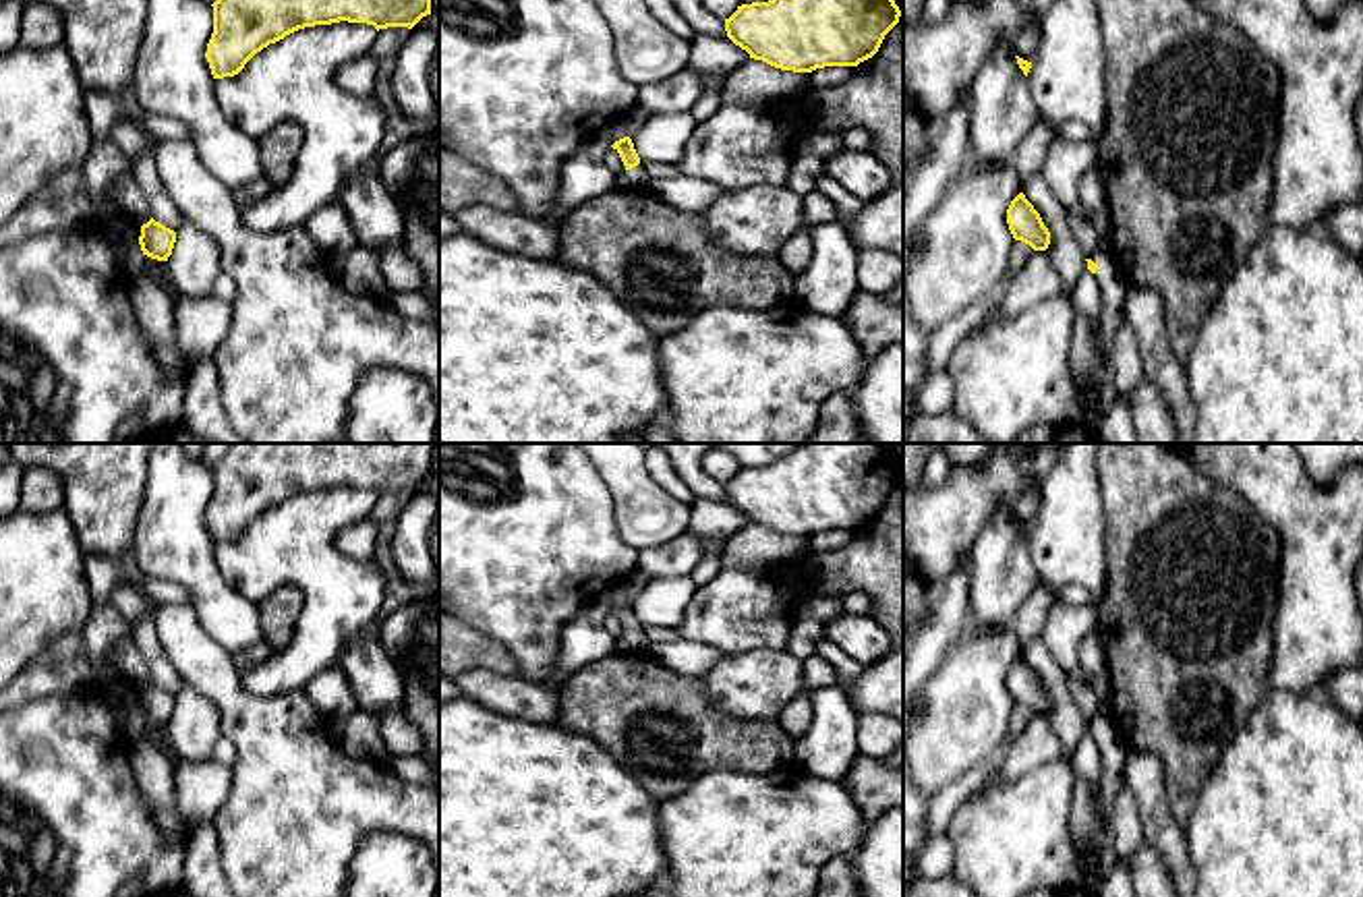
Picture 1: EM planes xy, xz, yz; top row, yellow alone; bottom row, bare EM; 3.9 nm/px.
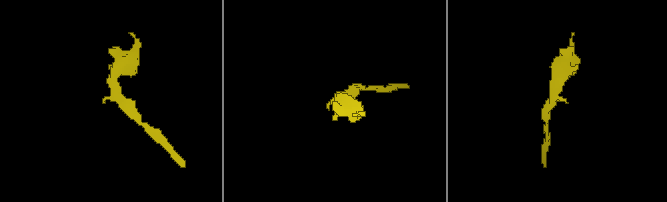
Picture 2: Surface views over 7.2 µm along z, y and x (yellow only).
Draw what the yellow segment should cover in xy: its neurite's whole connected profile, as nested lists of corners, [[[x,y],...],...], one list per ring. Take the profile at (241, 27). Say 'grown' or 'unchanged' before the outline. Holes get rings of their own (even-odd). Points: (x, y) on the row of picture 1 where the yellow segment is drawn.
unchanged; [[[215,0],[205,58],[213,79],[234,77],[269,44],[315,25],[367,23],[412,29],[431,0]]]

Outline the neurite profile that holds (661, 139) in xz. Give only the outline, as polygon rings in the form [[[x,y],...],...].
[[[652,112],[632,137],[642,162],[675,166],[698,122],[690,112]]]

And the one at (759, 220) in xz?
[[[773,184],[721,191],[698,218],[710,240],[737,255],[777,257],[795,232],[808,228],[802,197]]]

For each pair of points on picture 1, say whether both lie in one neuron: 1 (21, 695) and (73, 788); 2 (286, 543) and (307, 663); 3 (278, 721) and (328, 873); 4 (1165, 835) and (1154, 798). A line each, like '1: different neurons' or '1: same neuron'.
1: different neurons
2: same neuron
3: same neuron
4: same neuron

